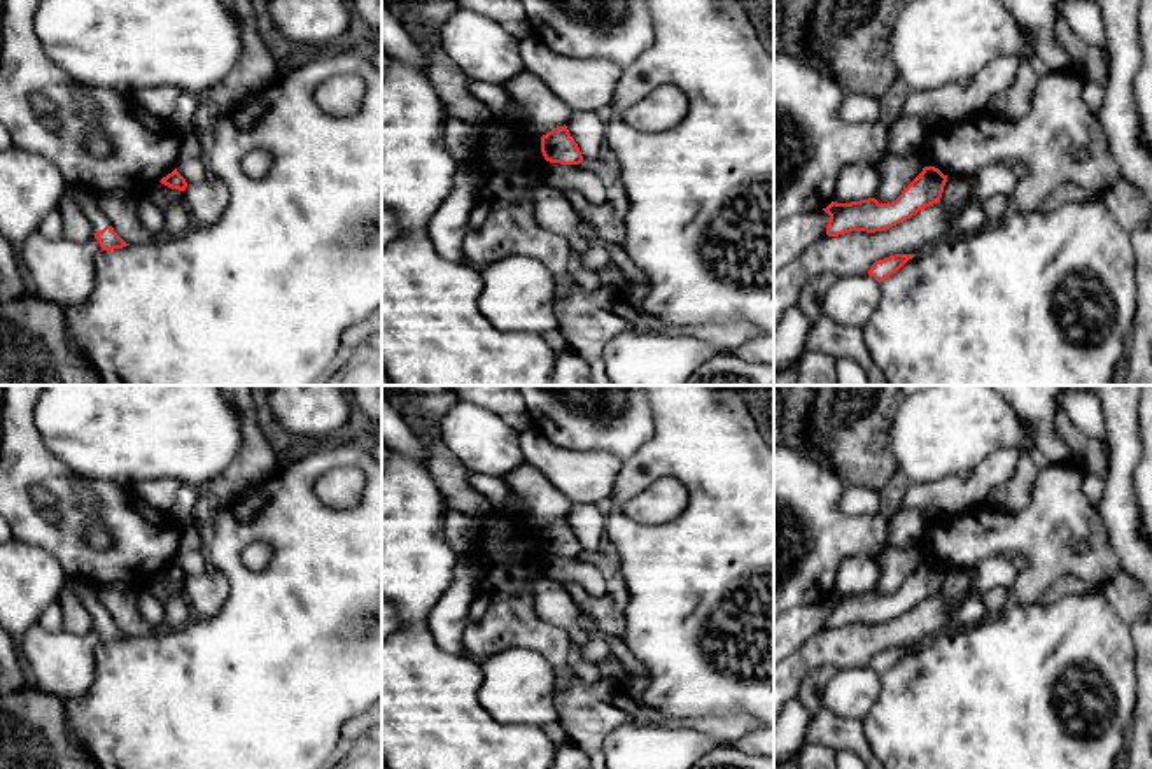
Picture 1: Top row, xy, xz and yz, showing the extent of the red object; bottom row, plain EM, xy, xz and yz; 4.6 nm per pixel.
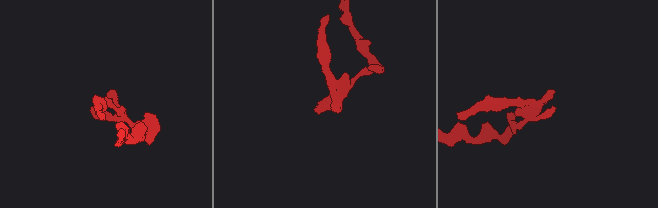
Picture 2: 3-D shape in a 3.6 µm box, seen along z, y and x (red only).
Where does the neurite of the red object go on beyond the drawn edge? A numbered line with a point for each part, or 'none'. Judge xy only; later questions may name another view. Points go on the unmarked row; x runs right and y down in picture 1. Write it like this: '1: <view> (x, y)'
1: xy (86, 592)

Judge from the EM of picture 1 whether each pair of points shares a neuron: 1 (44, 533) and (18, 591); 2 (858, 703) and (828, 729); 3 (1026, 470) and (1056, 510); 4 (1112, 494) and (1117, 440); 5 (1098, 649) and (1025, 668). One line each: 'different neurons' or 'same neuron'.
1: different neurons
2: different neurons
3: different neurons
4: same neuron
5: same neuron

